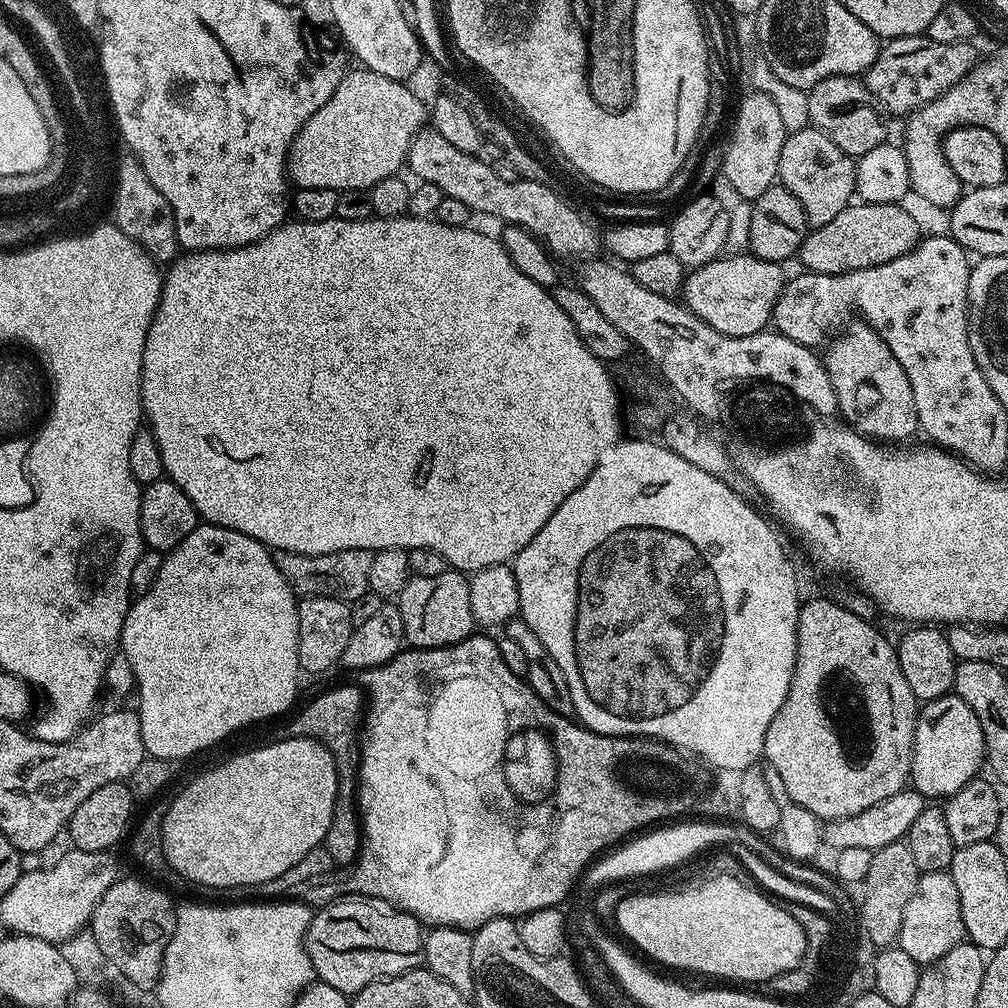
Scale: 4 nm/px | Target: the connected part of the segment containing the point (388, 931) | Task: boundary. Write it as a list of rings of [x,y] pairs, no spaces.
[[[348,898],[328,904],[313,915],[304,936],[312,971],[334,990],[355,994],[375,980],[401,976],[424,964],[425,929],[421,921],[400,908],[371,898]]]

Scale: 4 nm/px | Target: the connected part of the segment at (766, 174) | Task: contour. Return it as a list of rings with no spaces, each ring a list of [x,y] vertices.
[[[755,90],[749,93],[736,108],[736,121],[732,124],[732,137],[724,156],[724,176],[741,201],[751,202],[777,183],[780,174],[778,158],[782,154],[786,133],[778,106],[774,106],[774,98]]]

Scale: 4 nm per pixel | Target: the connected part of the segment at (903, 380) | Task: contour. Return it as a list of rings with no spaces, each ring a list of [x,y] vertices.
[[[856,318],[846,328],[831,337],[828,356],[823,357],[843,423],[877,442],[911,441],[908,439],[918,432],[916,407],[914,390],[910,390],[910,378],[906,378],[902,362],[890,354],[890,346],[863,319]]]

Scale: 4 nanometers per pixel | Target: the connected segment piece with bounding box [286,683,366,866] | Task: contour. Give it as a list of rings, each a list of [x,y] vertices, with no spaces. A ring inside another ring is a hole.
[[[355,683],[340,684],[320,692],[292,721],[286,730],[288,736],[308,736],[321,740],[336,758],[340,773],[340,794],[336,798],[336,816],[323,847],[328,849],[333,865],[355,865],[362,847],[362,817],[358,811],[358,773],[360,770],[360,741],[362,717],[366,711],[366,696]]]

